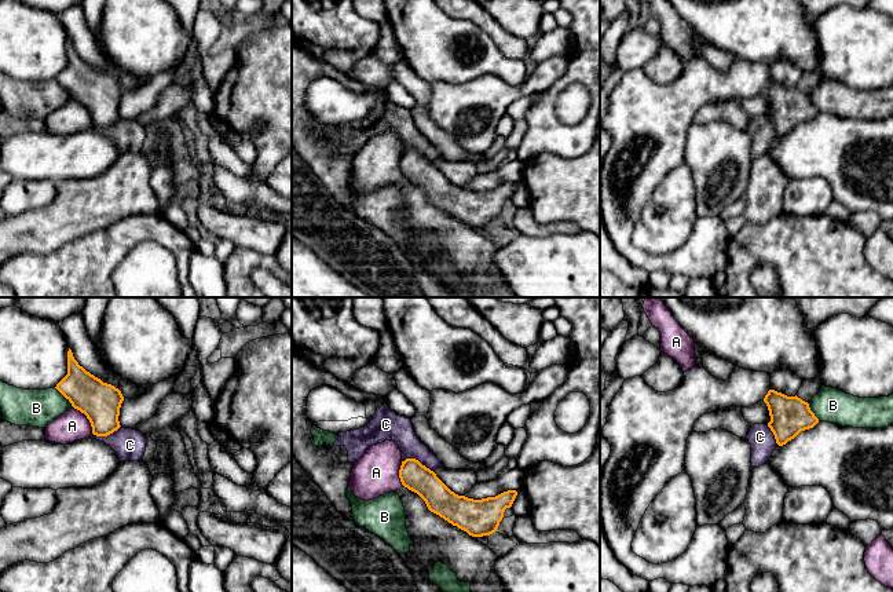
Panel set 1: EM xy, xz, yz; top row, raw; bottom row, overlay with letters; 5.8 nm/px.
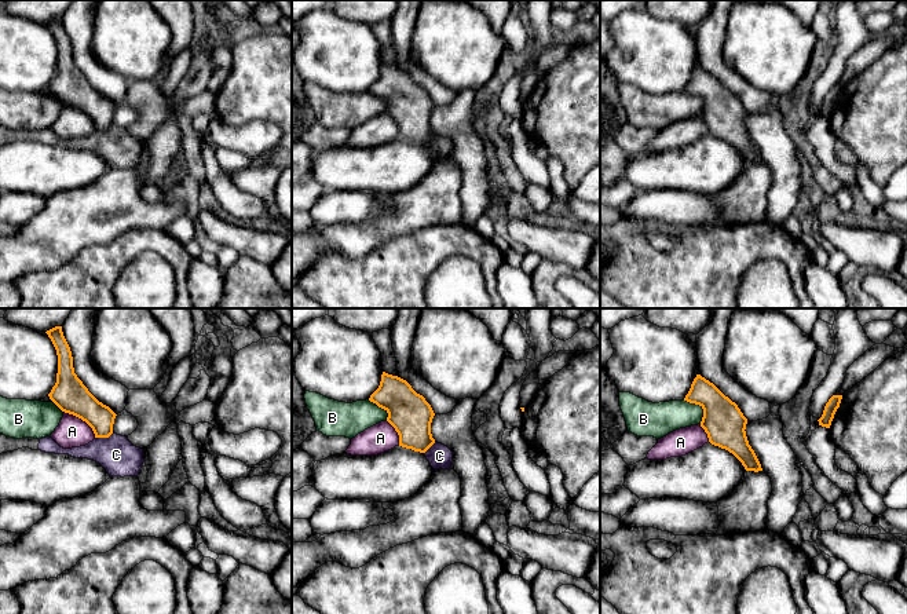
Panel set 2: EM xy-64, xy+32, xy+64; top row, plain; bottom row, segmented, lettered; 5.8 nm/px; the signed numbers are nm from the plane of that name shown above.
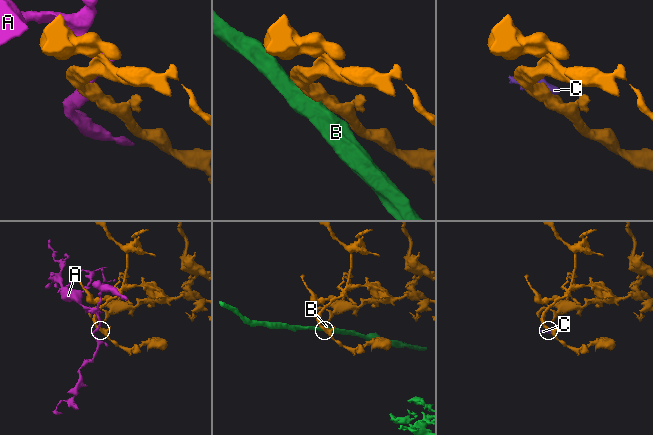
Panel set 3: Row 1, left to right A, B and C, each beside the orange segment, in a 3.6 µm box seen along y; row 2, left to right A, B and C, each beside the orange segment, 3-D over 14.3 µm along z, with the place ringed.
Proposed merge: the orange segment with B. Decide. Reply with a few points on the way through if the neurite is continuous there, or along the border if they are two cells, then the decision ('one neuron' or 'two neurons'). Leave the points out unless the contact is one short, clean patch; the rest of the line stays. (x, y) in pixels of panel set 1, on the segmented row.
one neuron

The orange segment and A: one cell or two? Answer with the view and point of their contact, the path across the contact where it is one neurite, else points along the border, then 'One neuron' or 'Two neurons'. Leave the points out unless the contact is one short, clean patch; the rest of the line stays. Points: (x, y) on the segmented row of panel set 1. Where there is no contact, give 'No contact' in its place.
Touches orange at xy (87, 417). Boundary: xy (73, 406), (85, 416), (92, 432). Two neurons

